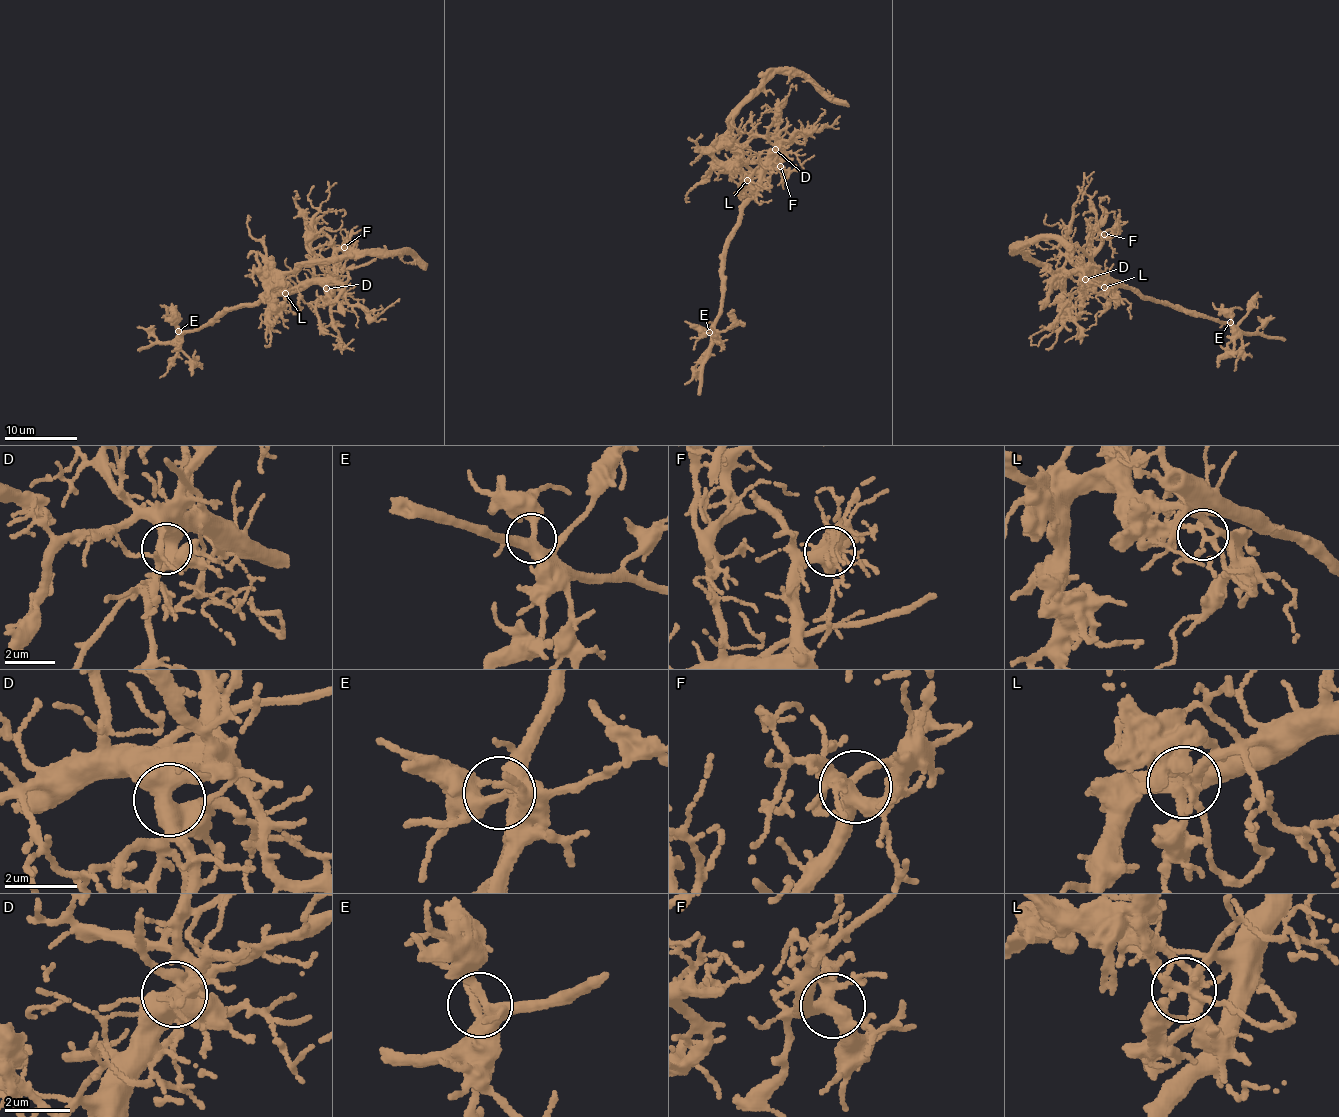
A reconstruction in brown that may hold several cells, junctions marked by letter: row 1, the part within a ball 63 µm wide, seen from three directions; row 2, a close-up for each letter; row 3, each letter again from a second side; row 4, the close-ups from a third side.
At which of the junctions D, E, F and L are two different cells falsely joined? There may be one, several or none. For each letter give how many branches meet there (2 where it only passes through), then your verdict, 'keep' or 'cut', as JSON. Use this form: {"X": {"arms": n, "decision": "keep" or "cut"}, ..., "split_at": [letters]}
{"D": {"arms": 3, "decision": "keep"}, "E": {"arms": 4, "decision": "keep"}, "F": {"arms": 6, "decision": "keep"}, "L": {"arms": 4, "decision": "cut"}, "split_at": ["L"]}

